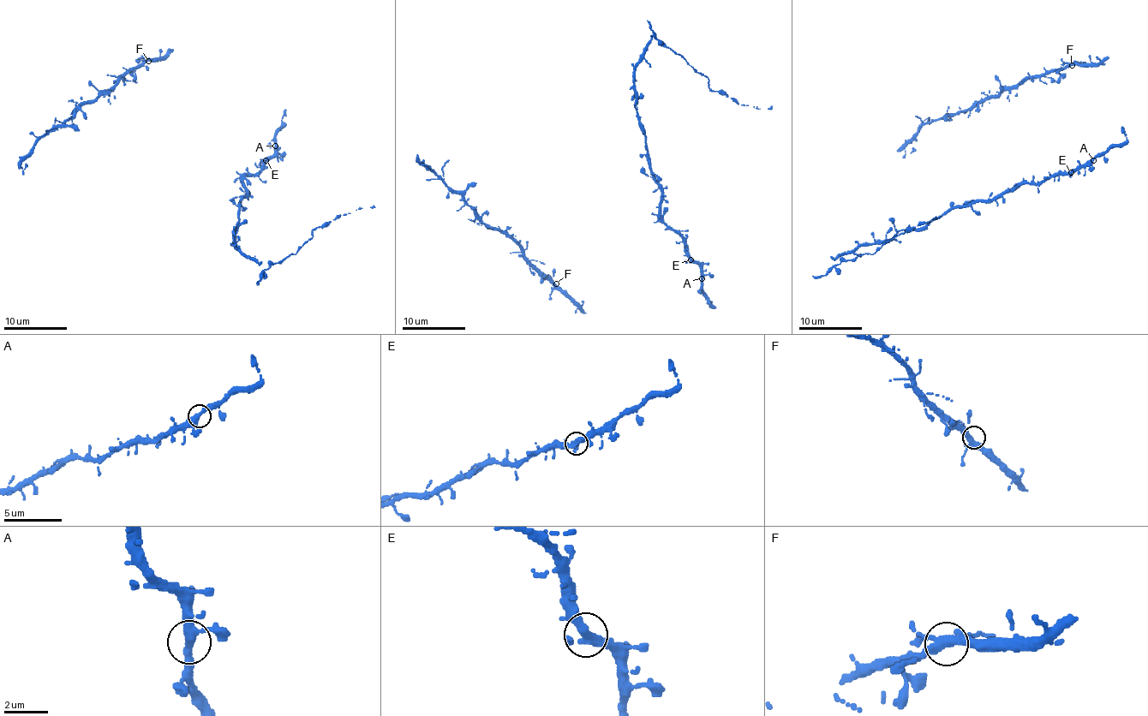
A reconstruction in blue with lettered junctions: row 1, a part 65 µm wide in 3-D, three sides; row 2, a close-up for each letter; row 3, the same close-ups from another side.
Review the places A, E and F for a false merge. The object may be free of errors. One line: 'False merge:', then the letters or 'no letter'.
False merge: no letter

